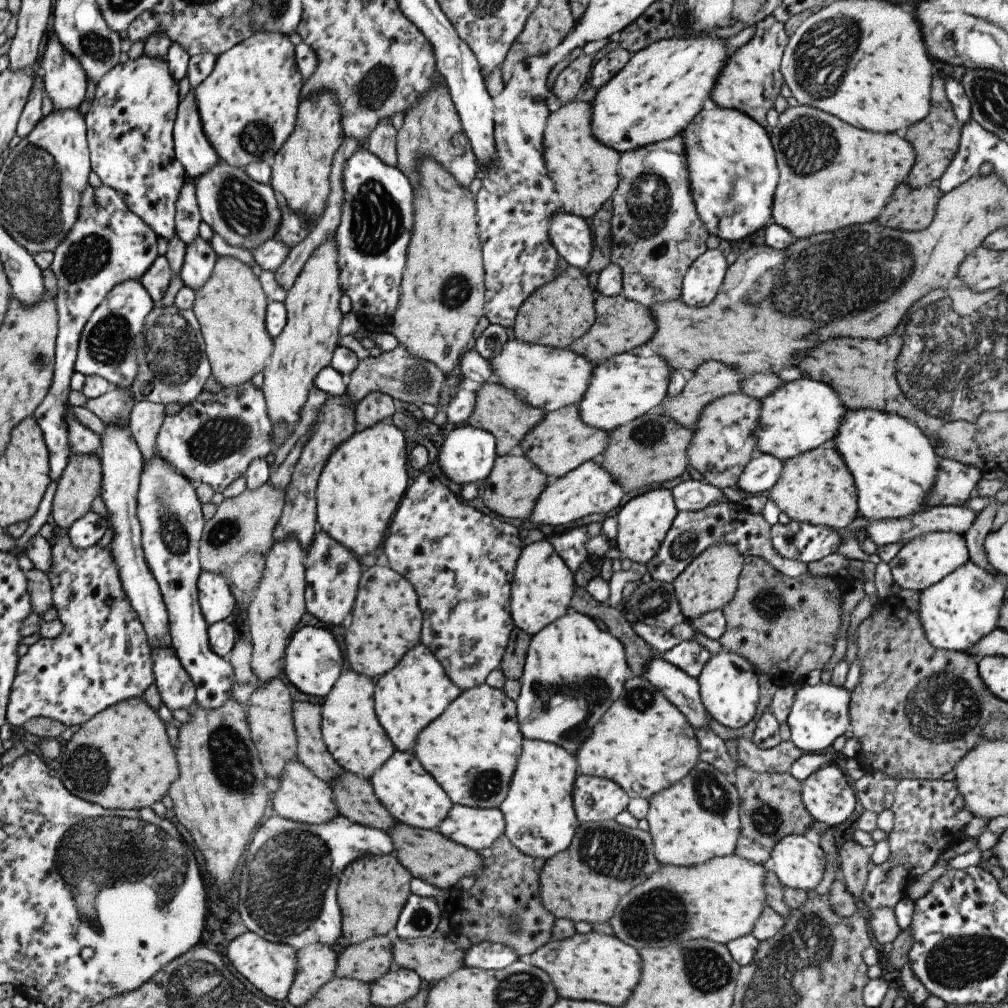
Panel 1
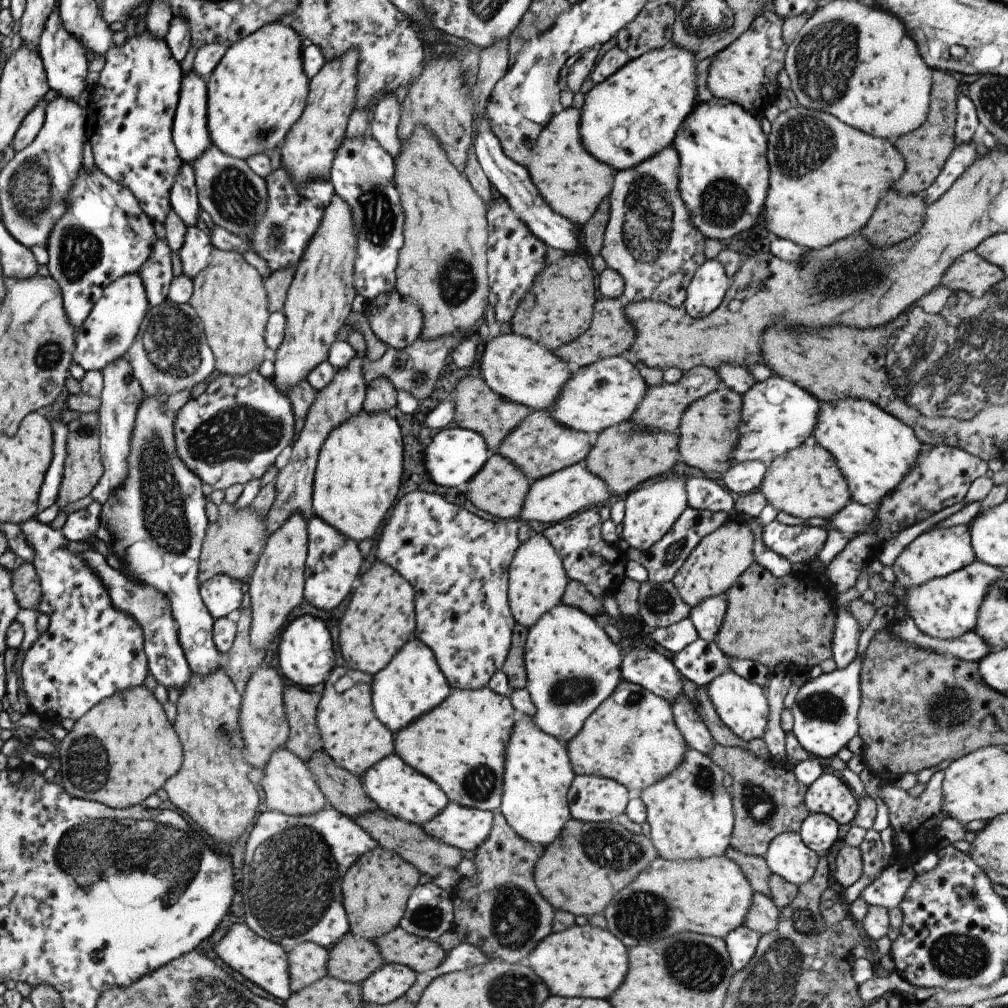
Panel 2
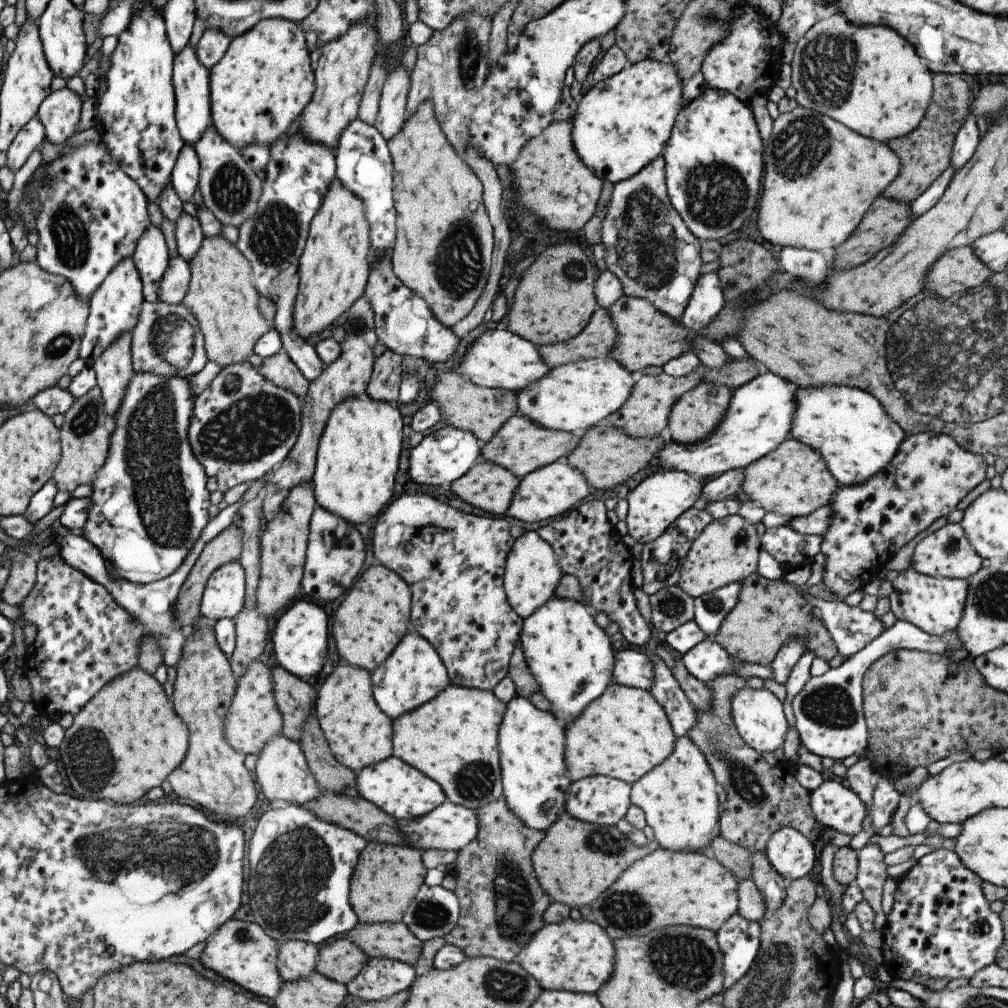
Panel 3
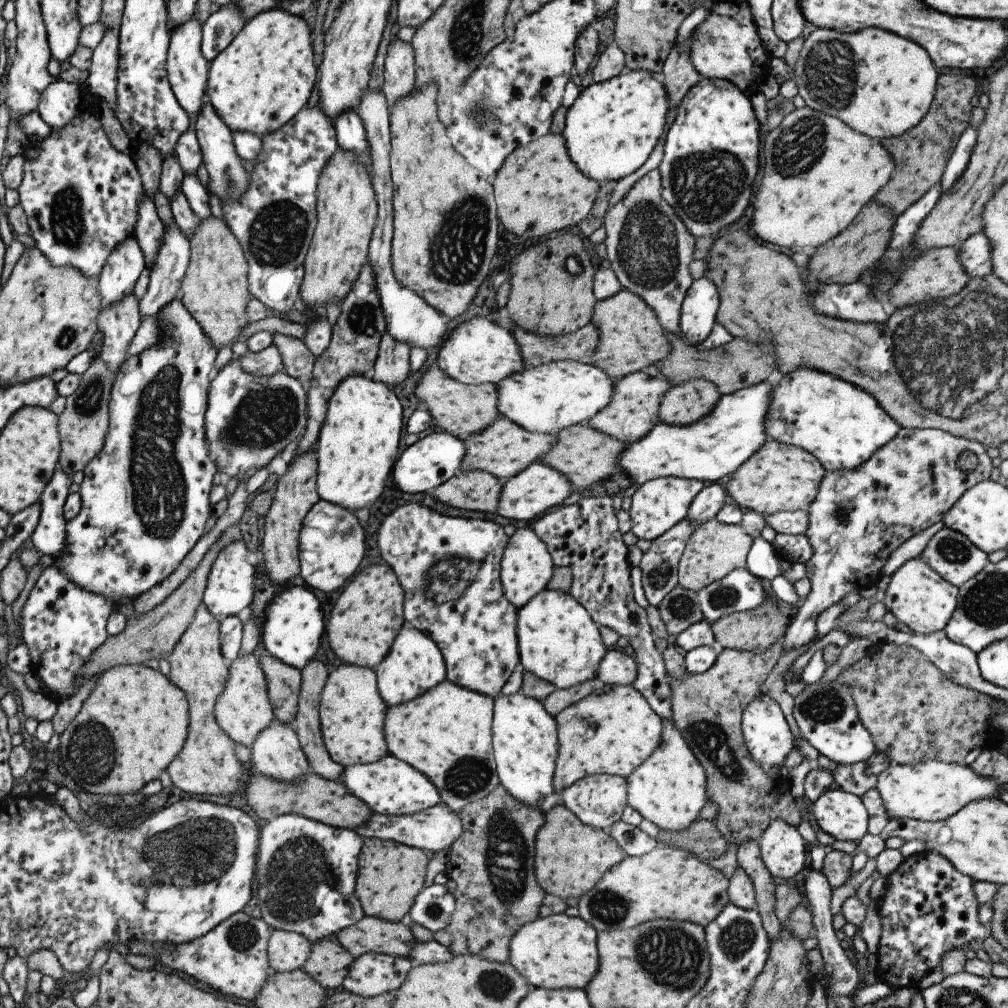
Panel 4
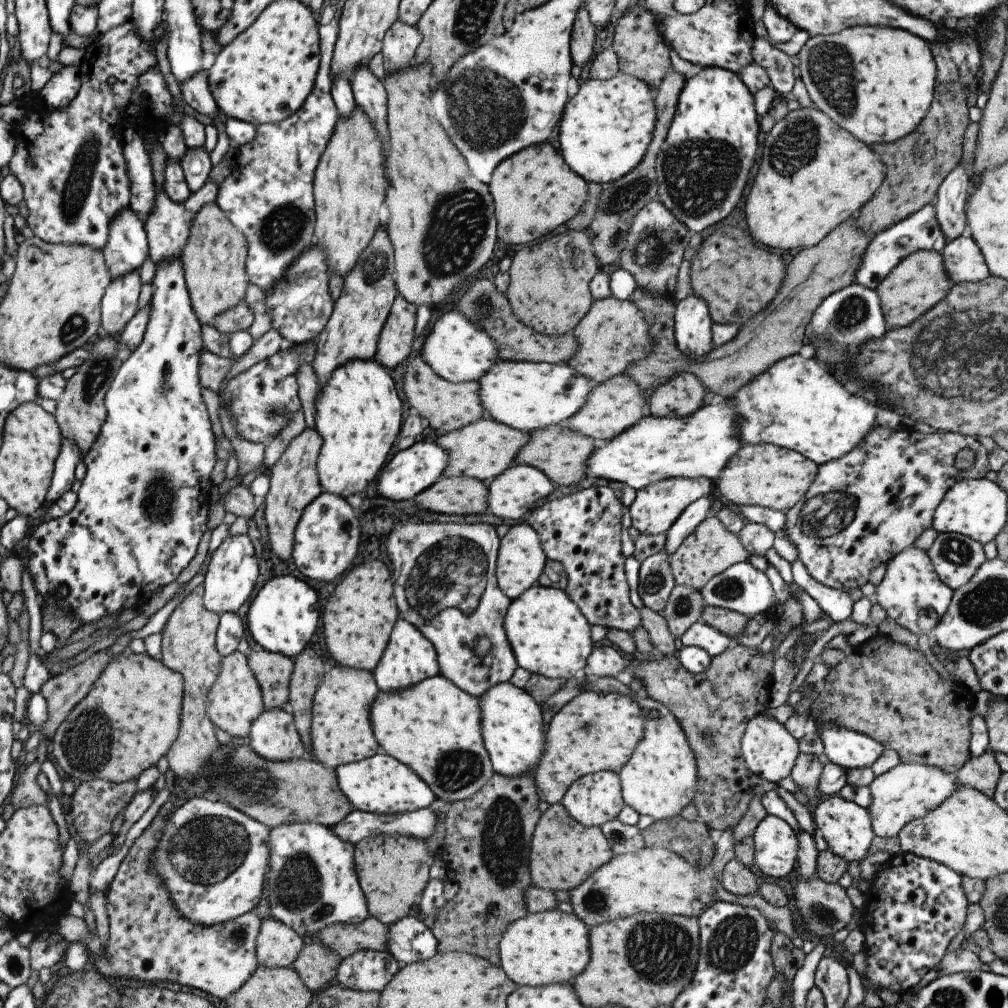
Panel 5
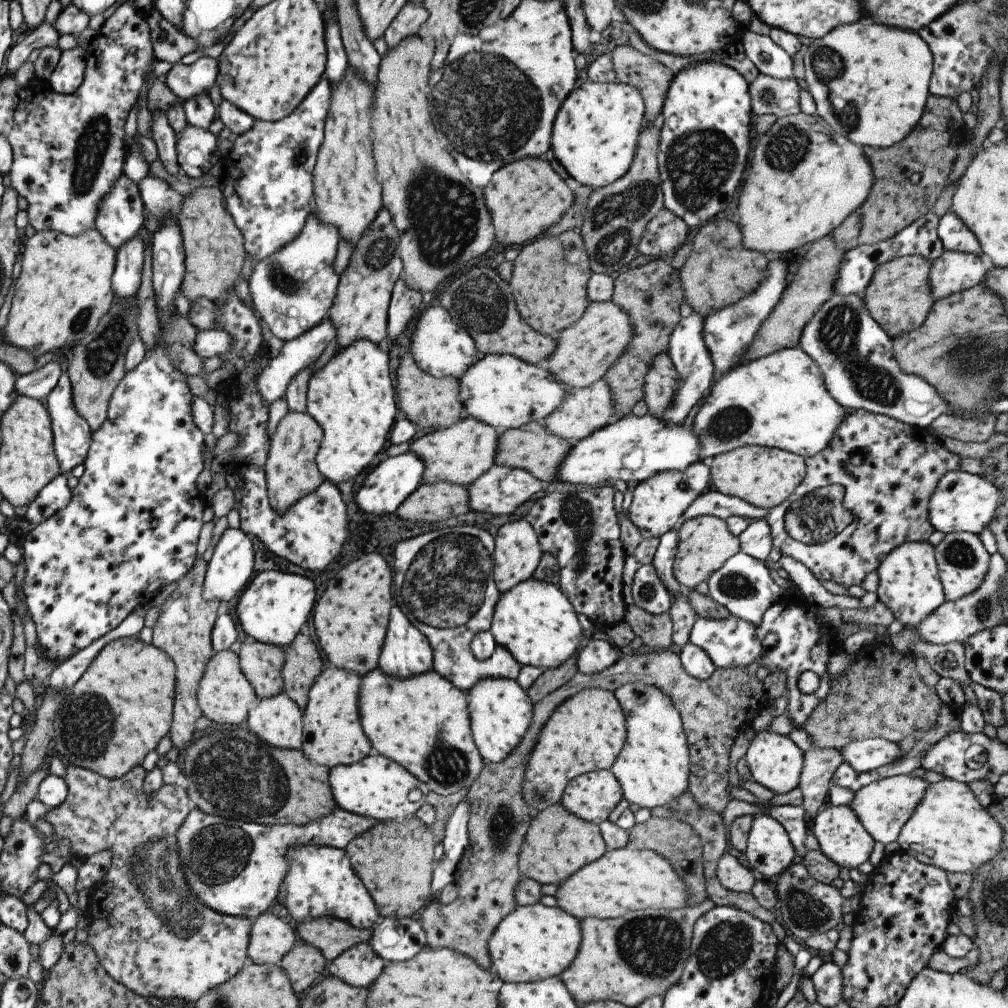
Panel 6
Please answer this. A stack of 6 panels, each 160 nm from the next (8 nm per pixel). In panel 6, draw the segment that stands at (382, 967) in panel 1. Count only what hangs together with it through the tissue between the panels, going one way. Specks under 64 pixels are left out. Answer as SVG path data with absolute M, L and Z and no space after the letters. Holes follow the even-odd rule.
M303 943L292 946L277 966L284 970L295 994L299 994L326 974L326 963L315 947Z

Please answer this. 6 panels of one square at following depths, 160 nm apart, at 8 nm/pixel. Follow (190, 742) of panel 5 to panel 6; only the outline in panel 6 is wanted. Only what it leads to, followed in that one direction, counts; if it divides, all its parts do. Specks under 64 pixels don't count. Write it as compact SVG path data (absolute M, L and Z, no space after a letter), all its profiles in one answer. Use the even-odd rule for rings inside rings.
M198 558L193 566L176 581L177 587L162 602L157 620L151 628L151 644L167 653L175 665L174 699L172 702L172 720L170 742L172 747L181 750L189 744L195 728L195 720L199 718L200 708L196 703L196 690L207 661L214 655L210 641L210 630L214 620L223 609L221 602L205 600L202 597L202 582L206 563Z

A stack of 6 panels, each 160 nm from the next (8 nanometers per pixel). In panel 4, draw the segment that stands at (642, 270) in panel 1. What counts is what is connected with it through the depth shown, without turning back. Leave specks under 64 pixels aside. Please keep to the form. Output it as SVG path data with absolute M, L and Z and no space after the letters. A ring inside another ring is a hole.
M657 169L639 179L604 216L606 263L622 289L637 295L656 314L667 333L680 336L678 318L685 291L692 283L687 271L695 237L662 199Z

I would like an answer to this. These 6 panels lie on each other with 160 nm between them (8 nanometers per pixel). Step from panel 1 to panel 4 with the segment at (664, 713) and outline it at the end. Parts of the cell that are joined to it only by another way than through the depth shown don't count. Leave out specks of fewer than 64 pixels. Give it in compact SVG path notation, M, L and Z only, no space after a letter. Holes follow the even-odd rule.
M606 685L591 691L554 716L557 756L552 784L559 793L584 776L607 773L626 778L657 748L662 720L631 685Z

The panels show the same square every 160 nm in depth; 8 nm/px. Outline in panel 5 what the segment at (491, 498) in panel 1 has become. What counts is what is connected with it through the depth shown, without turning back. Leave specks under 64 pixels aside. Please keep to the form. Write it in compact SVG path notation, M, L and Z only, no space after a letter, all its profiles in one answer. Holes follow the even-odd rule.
M442 476L415 495L413 504L428 513L461 516L483 514L487 510L487 485L469 476Z

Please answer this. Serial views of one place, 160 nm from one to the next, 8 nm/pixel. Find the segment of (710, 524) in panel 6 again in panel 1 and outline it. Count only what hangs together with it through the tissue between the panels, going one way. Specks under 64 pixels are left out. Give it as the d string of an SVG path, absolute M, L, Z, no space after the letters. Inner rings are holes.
M711 544L673 580L674 596L678 601L681 614L691 623L703 612L711 612L723 606L733 598L744 557L731 544Z

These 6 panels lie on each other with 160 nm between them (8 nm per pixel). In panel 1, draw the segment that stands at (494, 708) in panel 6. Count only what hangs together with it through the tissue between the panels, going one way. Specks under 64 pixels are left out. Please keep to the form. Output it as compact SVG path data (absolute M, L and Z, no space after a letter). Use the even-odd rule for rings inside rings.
M522 738L519 760L511 774L507 796L498 807L505 820L504 836L521 854L545 861L571 844L579 824L571 799L576 770L574 756L563 748Z

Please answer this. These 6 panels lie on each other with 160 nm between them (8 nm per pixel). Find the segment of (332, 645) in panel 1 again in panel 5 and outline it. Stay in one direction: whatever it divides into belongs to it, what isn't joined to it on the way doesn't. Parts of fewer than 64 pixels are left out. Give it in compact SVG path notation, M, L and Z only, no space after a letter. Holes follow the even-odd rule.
M273 576L251 600L245 612L245 622L251 638L263 650L292 659L310 644L310 638L319 622L317 610L317 594L307 586L306 581L295 576Z

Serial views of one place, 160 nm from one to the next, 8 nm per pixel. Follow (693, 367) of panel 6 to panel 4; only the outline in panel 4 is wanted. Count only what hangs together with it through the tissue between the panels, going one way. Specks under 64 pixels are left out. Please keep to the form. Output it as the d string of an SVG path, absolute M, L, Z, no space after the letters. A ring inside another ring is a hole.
M709 279L694 280L682 298L678 318L680 337L688 345L701 344L715 324L718 292Z

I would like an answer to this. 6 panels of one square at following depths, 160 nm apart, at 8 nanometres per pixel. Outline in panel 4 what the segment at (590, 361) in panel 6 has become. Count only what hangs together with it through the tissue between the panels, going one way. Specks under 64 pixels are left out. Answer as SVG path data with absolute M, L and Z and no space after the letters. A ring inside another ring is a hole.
M621 289L605 300L596 301L590 322L598 332L597 344L589 356L590 364L601 369L611 380L620 379L647 365L657 363L670 351L656 314L641 298L627 289Z

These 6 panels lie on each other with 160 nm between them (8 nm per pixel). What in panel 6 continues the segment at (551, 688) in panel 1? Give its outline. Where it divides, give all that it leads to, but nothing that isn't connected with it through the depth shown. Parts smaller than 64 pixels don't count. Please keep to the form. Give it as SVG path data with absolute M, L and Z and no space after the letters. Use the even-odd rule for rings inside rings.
M531 576L504 593L500 593L494 606L488 631L491 633L495 644L506 648L507 652L510 652L510 655L520 665L552 669L575 655L577 643L583 638L575 614L574 608L569 604L567 597L560 591L558 585L537 580Z

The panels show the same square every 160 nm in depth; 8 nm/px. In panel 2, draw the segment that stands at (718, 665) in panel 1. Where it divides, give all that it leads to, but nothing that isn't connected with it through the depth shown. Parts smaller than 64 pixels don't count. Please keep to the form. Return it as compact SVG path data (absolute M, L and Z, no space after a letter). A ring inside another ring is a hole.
M727 669L719 676L706 684L708 699L712 702L715 712L718 712L720 721L745 744L753 738L761 738L766 729L768 718L768 700L763 688L751 681L743 680L731 669Z

